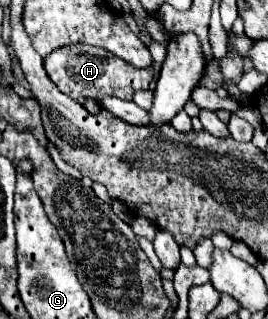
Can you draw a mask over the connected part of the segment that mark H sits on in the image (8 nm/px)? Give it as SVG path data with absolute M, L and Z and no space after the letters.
M83 43L59 47L57 51L49 53L43 59L43 67L45 67L49 79L57 85L57 89L65 95L71 95L73 99L89 97L93 101L99 101L107 95L115 95L123 101L131 101L133 93L139 89L147 89L153 79L153 67L137 69L105 49L89 47Z

